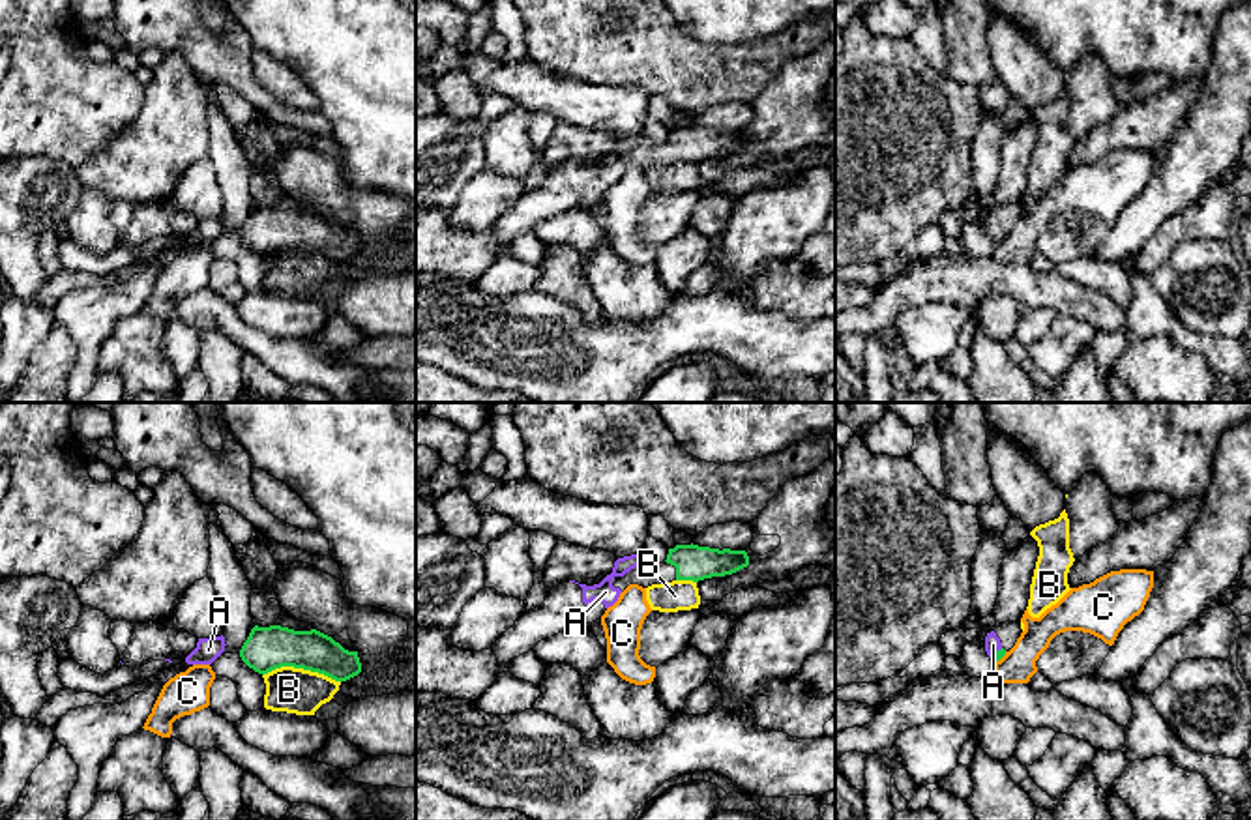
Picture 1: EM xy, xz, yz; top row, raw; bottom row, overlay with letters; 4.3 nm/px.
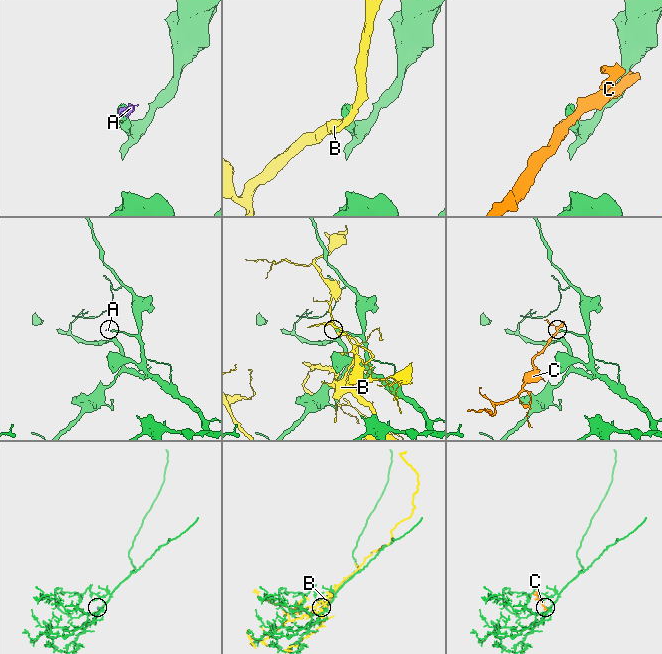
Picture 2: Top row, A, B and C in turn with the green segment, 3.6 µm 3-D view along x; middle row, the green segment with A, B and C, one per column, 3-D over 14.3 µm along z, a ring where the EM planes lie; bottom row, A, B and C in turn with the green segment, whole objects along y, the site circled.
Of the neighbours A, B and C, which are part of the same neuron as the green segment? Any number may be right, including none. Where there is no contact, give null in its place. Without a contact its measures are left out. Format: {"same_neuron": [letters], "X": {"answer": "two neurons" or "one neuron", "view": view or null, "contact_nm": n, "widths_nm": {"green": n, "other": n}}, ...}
{"same_neuron": ["A"], "A": {"answer": "one neuron", "view": "yz", "contact_nm": 70, "widths_nm": {"green": 40, "other": 70}}, "B": {"answer": "two neurons", "view": "xy", "contact_nm": 340, "widths_nm": {"green": 190, "other": 190}}, "C": {"answer": "two neurons", "view": "yz", "contact_nm": 60, "widths_nm": {"green": 40, "other": 150}}}

